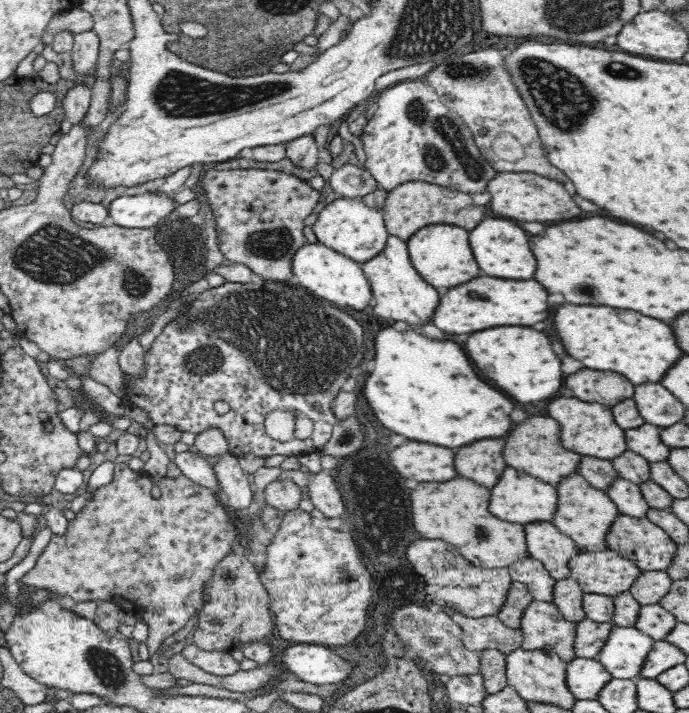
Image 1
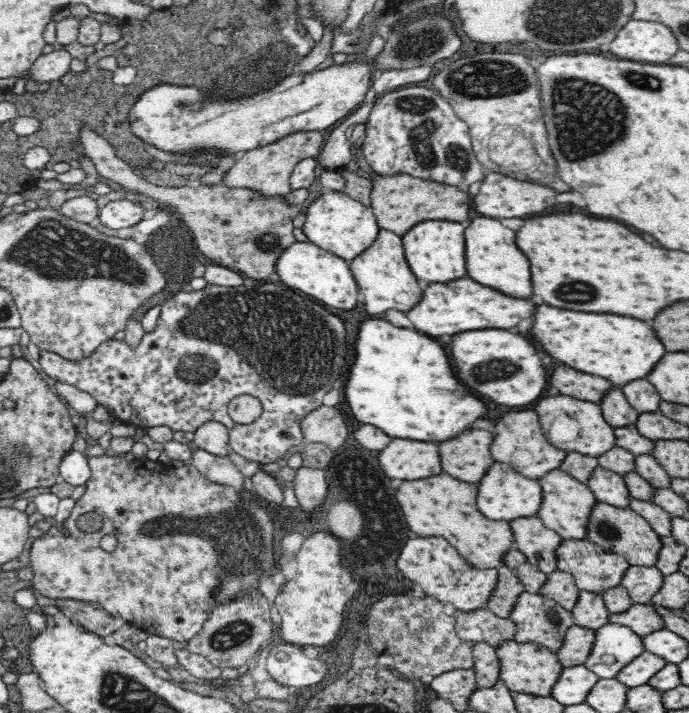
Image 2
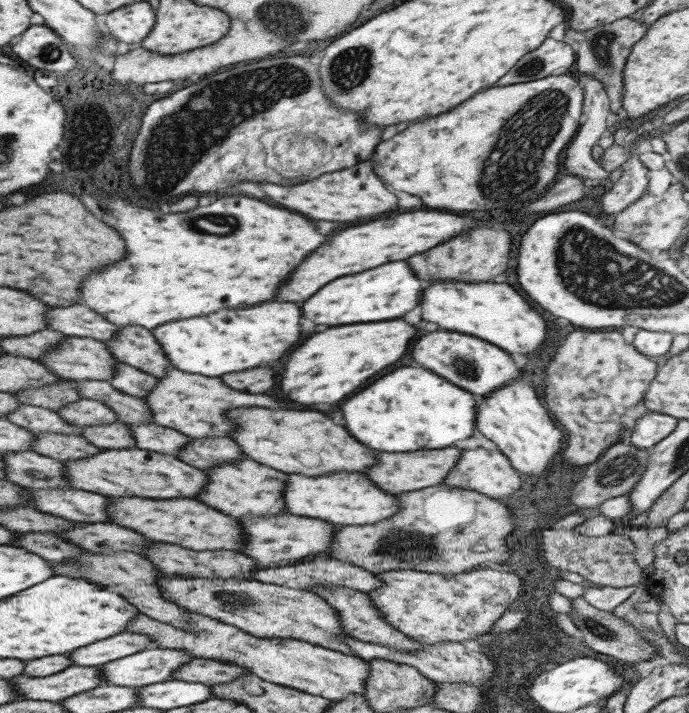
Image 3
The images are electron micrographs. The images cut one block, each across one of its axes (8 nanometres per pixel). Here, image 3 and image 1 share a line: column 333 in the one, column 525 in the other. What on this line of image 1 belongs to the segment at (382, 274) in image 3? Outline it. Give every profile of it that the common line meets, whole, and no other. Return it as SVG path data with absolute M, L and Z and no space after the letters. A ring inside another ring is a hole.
M482 276L452 288L442 296L440 308L436 310L434 324L448 334L472 334L494 326L532 326L550 318L552 306L548 304L548 290L530 280L500 280L492 276Z

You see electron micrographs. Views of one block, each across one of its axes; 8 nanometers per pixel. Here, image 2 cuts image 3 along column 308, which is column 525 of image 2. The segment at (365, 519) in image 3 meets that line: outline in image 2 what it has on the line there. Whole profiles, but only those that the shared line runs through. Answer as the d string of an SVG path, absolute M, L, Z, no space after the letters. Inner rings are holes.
M496 462L488 474L484 476L484 482L480 482L480 492L478 492L478 510L490 518L490 520L523 519L537 516L540 506L542 506L542 488L536 480L530 480L518 472L514 472L510 466Z

